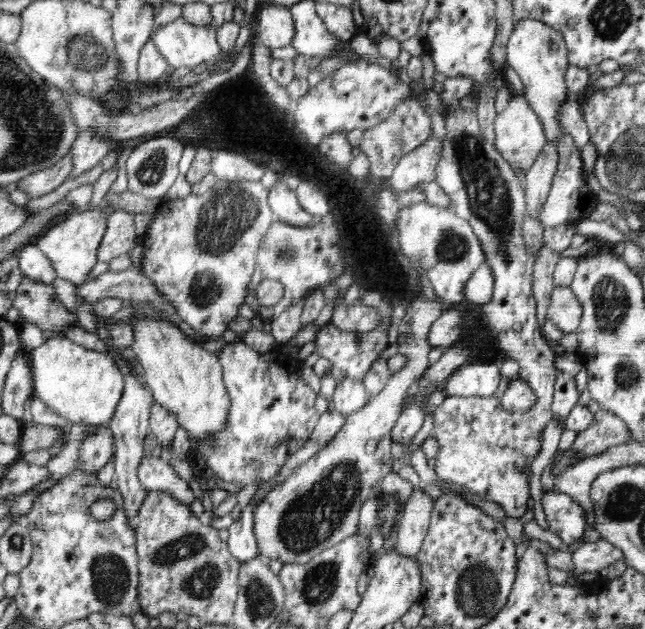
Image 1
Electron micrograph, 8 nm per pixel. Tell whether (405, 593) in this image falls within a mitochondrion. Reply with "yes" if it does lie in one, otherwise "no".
no

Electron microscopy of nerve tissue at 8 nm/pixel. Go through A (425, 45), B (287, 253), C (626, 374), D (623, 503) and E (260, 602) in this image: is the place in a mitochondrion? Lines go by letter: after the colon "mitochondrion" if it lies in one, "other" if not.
A: other
B: mitochondrion
C: mitochondrion
D: mitochondrion
E: mitochondrion

